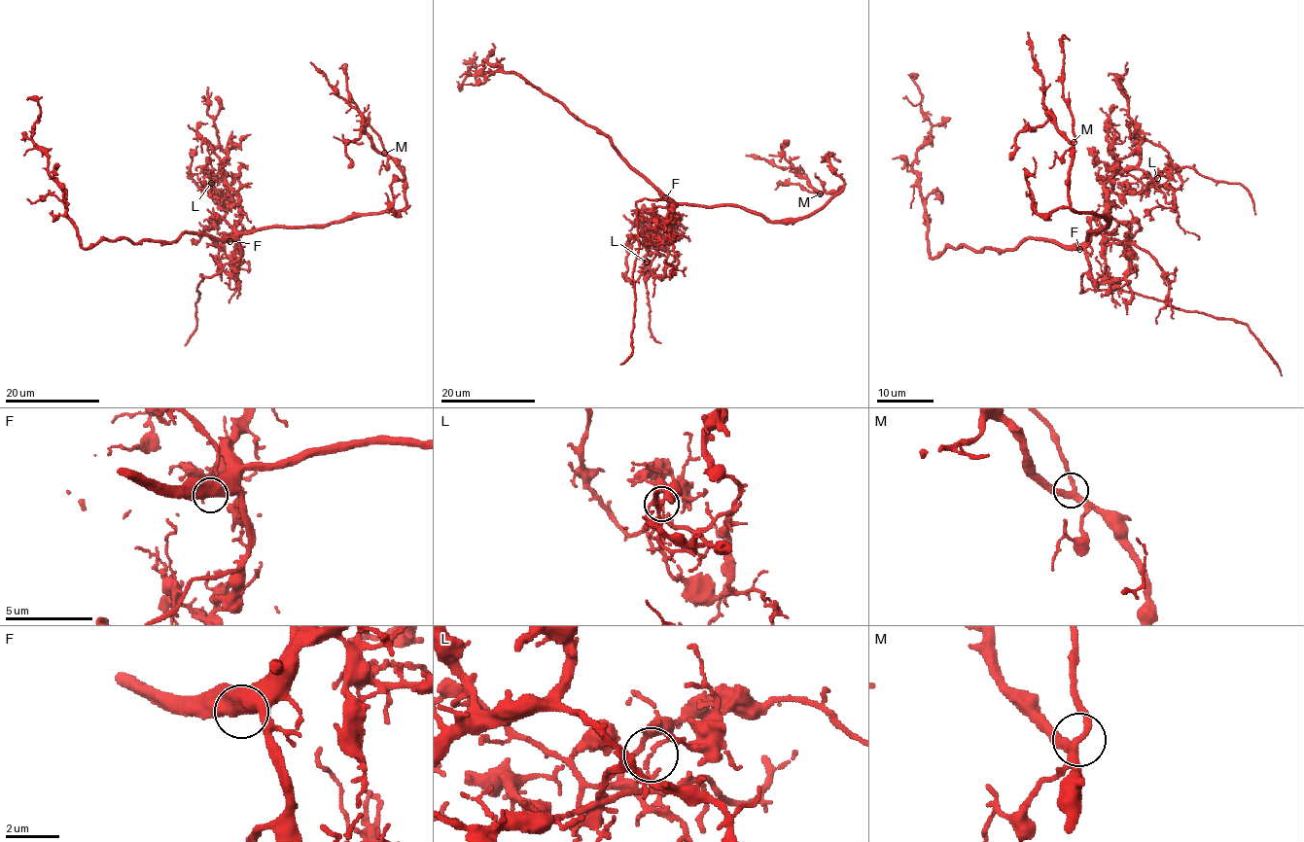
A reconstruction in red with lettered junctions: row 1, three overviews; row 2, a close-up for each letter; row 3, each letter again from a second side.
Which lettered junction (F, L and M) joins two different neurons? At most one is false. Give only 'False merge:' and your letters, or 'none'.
False merge: L

